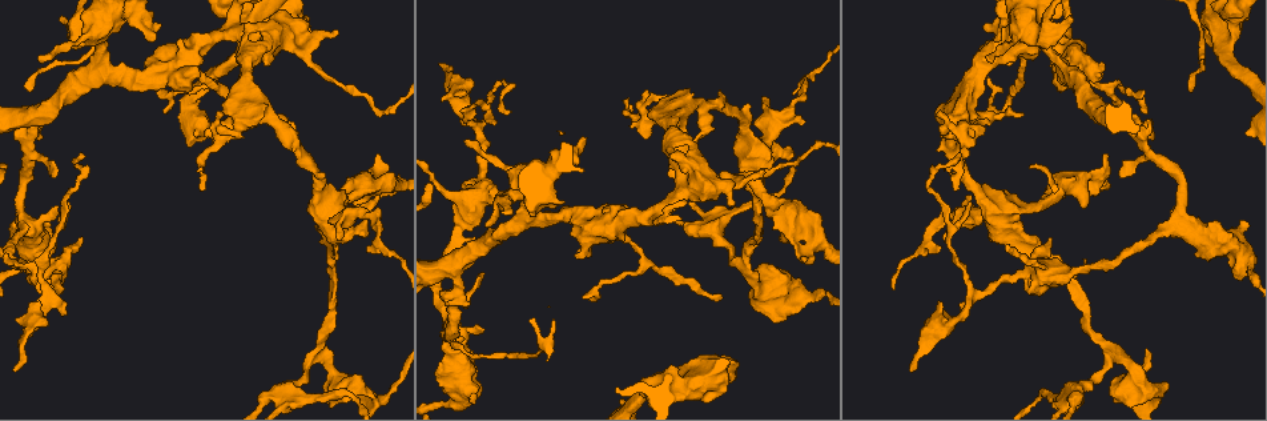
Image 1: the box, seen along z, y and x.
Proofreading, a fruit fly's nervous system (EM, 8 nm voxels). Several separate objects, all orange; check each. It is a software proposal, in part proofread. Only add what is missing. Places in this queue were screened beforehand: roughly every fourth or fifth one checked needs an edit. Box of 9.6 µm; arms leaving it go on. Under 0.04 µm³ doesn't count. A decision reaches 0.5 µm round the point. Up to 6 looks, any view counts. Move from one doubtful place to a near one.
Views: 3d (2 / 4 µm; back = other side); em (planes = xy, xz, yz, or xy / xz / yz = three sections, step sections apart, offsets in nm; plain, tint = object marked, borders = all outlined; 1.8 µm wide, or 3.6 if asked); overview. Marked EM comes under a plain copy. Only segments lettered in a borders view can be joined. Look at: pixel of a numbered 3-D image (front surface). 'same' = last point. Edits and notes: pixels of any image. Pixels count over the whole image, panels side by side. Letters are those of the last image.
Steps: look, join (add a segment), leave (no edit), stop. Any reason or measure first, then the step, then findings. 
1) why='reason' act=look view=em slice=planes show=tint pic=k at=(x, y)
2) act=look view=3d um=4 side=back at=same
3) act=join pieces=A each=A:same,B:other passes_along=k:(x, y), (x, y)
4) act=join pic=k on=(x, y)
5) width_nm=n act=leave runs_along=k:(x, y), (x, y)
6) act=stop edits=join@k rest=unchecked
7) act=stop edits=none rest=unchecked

why='arms run side by side' act=look view=3d um=2 pic=1 at=(714, 235)

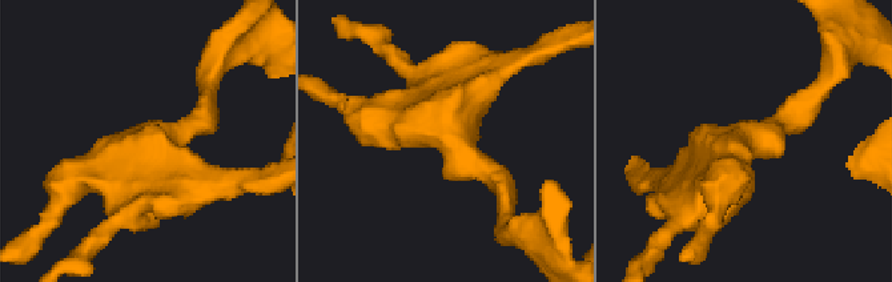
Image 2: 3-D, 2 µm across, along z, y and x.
arms=4 why='need the tissue' act=look view=em slice=planes show=borders pic=2 at=(742, 146)

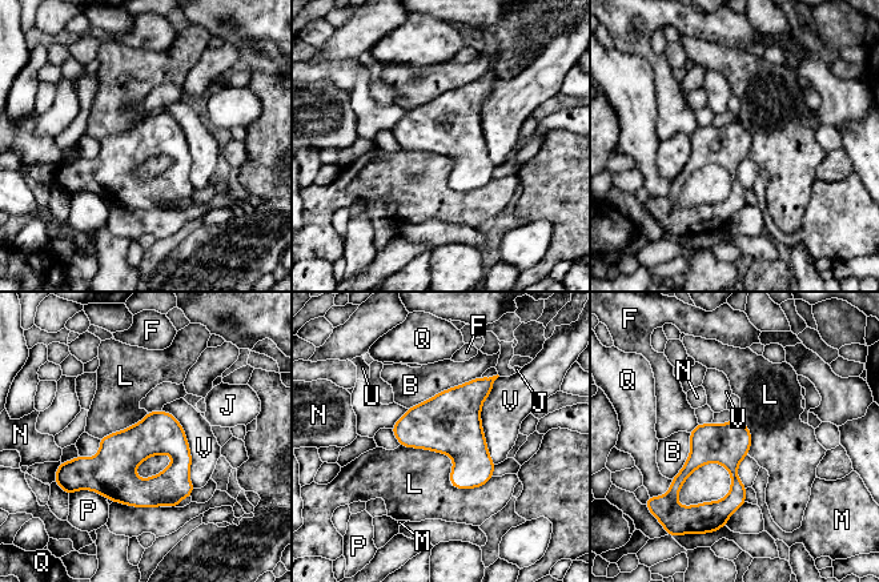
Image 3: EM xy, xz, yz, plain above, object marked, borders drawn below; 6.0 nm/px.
width_nm=240 act=leave each=B:other,F:other,J:other,L:other,M:other,N:other,P:other,Q:other,U:other,V:other border=3:(400, 444), (493, 477) found='no lettered segment goes on from it'

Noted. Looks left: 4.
why='calibre changes' act=look view=em slice=planes show=borders pic=1 at=(353, 213)

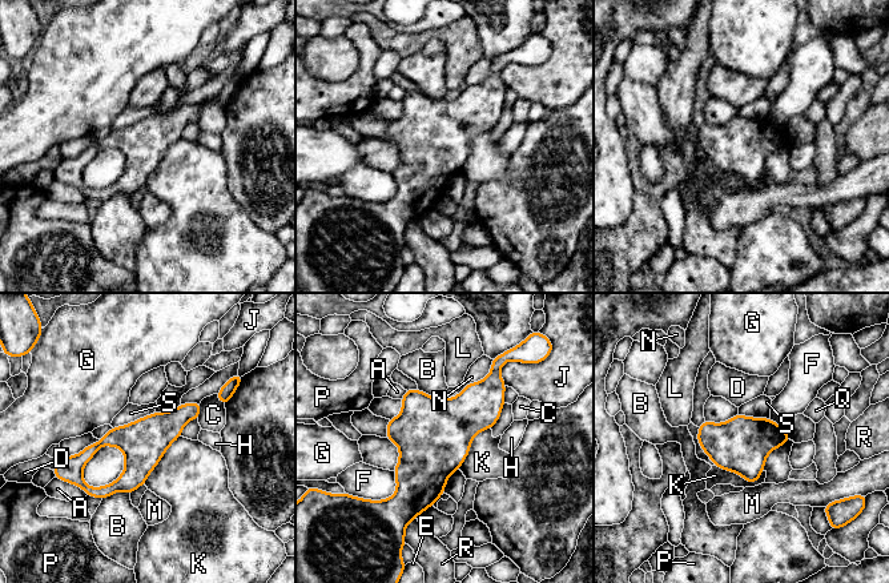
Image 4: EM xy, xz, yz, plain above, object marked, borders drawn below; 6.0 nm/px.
act=leave each=A:other,B:other,C:other,D:other,E:other,F:other,G:other,H:other,J:other,K:other,L:other,M:other,N:other,P:other,Q:other,R:other,S:other runs_along=4:(197, 405), (69, 462) found='none of them fits'

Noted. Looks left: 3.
why='an open end' act=look view=em slice=planes show=borders pic=1 at=(697, 142)

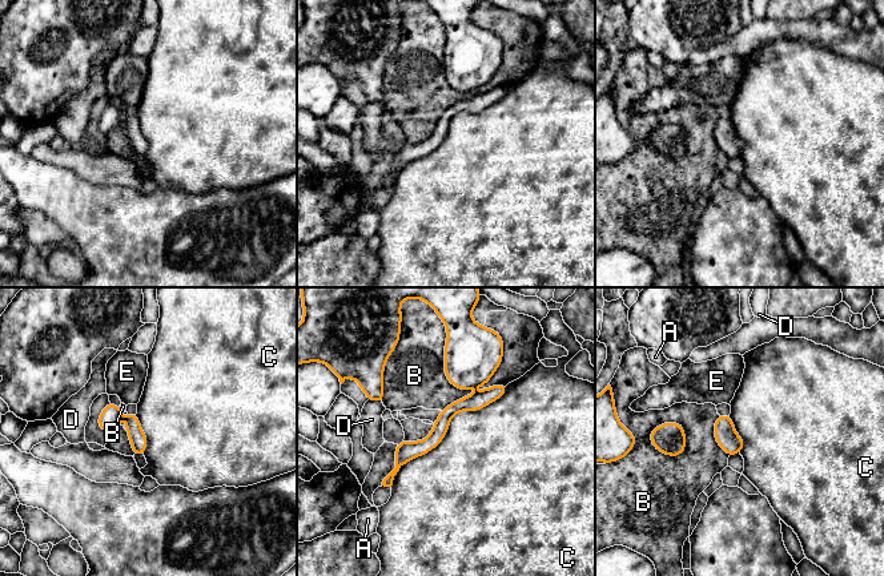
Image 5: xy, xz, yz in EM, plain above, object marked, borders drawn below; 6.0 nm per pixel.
act=leave each=A:other,B:other,C:other,D:other,E:other border=5:(507, 385), (459, 410), (390, 486) found='none of them fits'

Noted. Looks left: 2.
act=stop edits=none rest=unchecked

